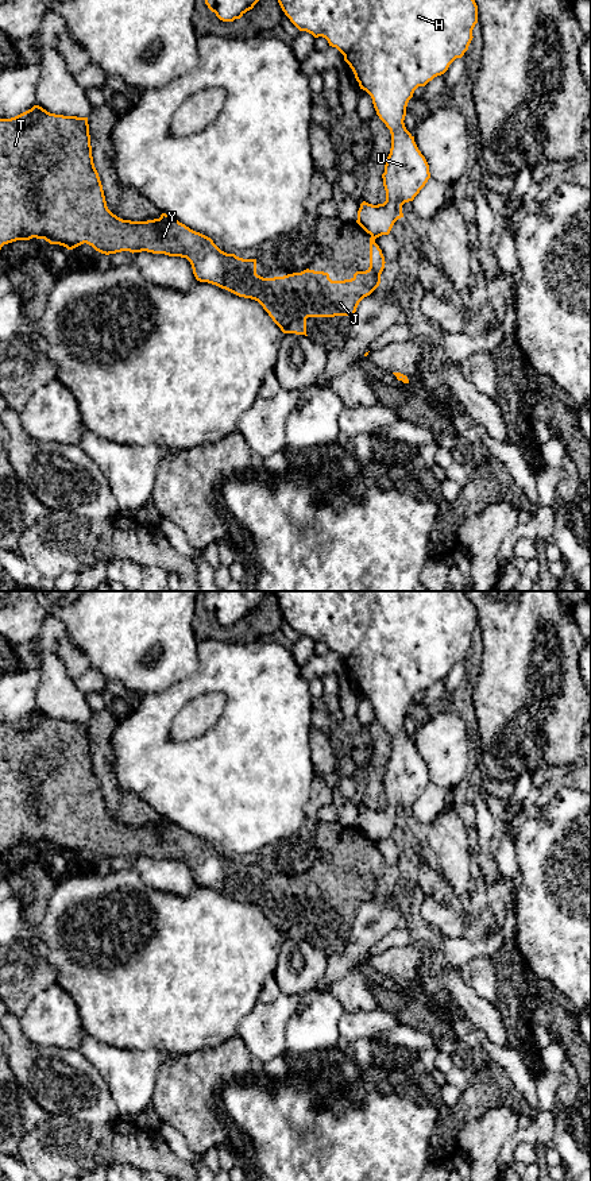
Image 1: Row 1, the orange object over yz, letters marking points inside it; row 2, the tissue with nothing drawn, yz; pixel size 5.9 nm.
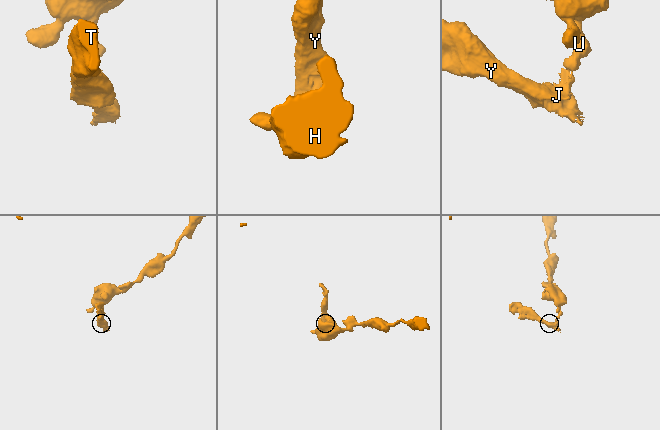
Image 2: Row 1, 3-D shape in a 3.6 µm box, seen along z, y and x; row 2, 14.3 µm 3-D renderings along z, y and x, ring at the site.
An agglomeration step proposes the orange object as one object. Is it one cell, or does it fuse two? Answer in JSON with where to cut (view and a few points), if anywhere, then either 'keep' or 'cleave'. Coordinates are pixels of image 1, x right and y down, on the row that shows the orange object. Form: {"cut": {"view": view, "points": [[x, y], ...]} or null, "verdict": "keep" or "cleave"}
{"cut": {"view": "yz", "points": [[371, 235], [375, 238]]}, "verdict": "cleave"}

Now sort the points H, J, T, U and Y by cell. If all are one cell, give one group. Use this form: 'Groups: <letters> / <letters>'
Groups: H U / J T Y

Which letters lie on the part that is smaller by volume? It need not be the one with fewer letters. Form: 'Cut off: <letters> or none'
Cut off: J, T, Y

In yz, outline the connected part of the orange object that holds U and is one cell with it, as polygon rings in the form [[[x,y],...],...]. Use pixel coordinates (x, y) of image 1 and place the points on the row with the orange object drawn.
[[[278,0],[282,11],[300,30],[322,36],[336,47],[352,69],[360,89],[371,99],[376,115],[391,134],[391,148],[382,174],[386,201],[372,205],[360,204],[356,223],[371,236],[389,235],[394,223],[403,217],[402,205],[413,201],[430,178],[429,165],[418,150],[414,136],[405,127],[406,107],[418,86],[425,86],[434,77],[444,74],[449,65],[461,58],[472,40],[478,23],[475,0]]]

